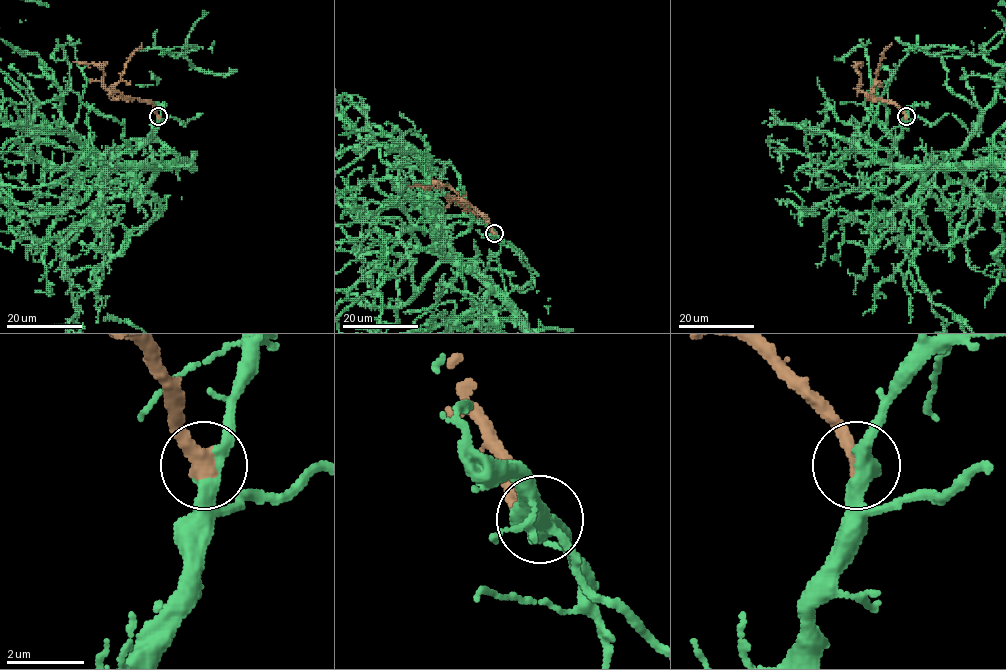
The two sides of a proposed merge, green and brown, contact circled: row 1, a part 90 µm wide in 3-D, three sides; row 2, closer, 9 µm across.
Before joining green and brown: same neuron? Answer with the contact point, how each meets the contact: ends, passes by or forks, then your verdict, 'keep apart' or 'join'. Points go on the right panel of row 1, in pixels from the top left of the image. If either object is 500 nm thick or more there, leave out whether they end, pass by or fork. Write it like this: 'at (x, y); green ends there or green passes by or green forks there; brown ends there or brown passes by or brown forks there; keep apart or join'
at (906, 116); green passes by; brown ends there; join

